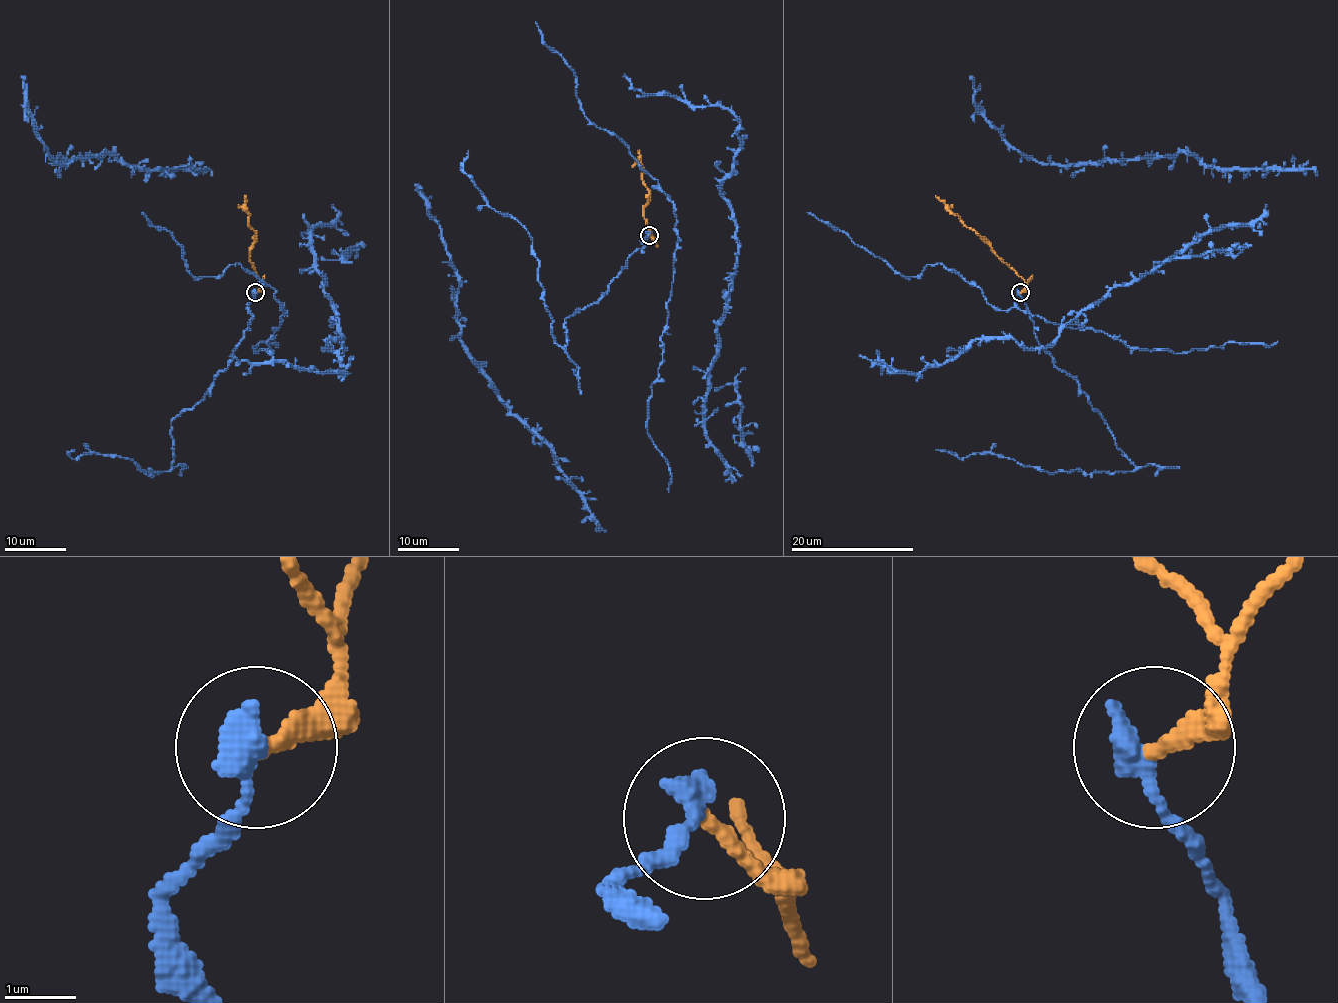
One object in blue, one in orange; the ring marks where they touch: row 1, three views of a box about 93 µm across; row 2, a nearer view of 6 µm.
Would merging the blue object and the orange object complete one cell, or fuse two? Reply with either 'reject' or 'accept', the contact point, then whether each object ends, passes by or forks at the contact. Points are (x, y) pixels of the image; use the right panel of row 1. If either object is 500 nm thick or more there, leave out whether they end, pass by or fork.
reject; at (1020, 292); blue ends there; orange ends there

